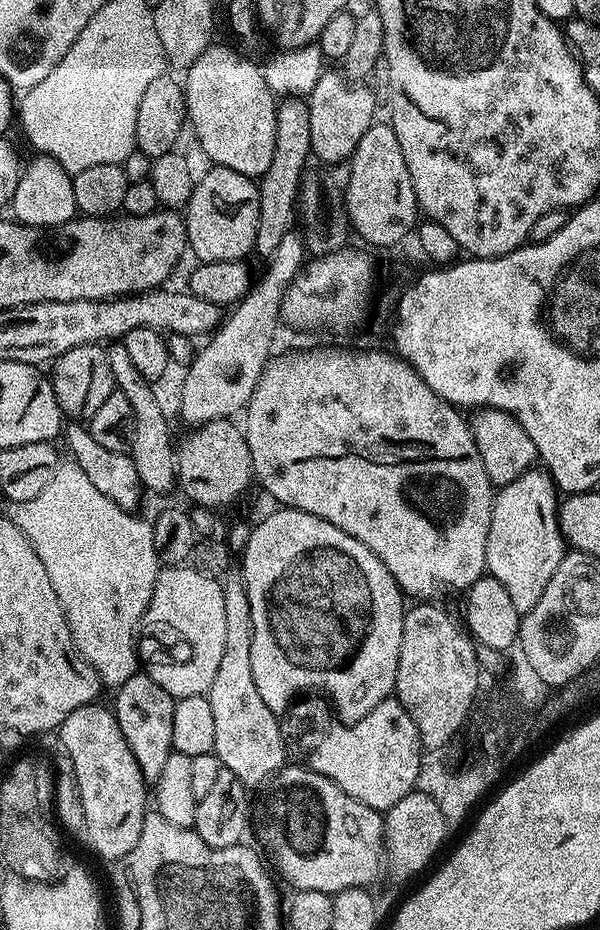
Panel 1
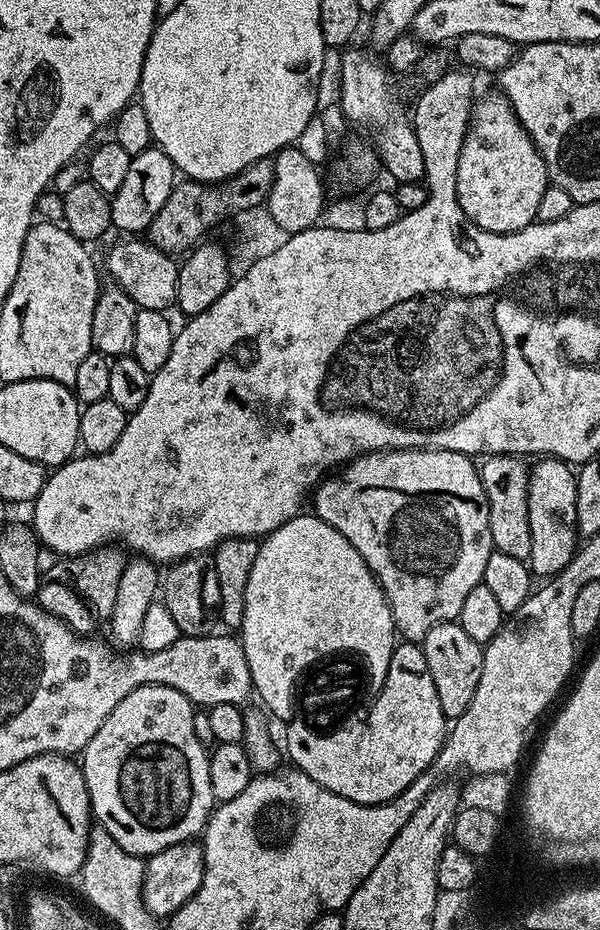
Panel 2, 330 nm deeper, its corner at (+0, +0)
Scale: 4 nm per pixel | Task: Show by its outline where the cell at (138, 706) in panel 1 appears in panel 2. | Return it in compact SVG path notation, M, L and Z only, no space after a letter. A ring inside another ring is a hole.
M157 684L138 686L138 690L126 694L126 698L122 698L122 702L118 702L118 706L114 706L114 710L110 710L110 718L106 718L106 722L102 722L102 726L98 726L98 734L94 734L94 738L90 738L90 742L82 753L82 771L90 794L95 823L106 829L110 838L114 838L114 842L118 842L118 846L122 846L122 850L141 858L158 854L170 846L181 844L183 840L199 837L208 825L209 816L214 811L214 801L210 790L209 755L209 749L198 742L198 737L194 734L194 705L186 698L186 694L182 694L170 686L158 686Z

